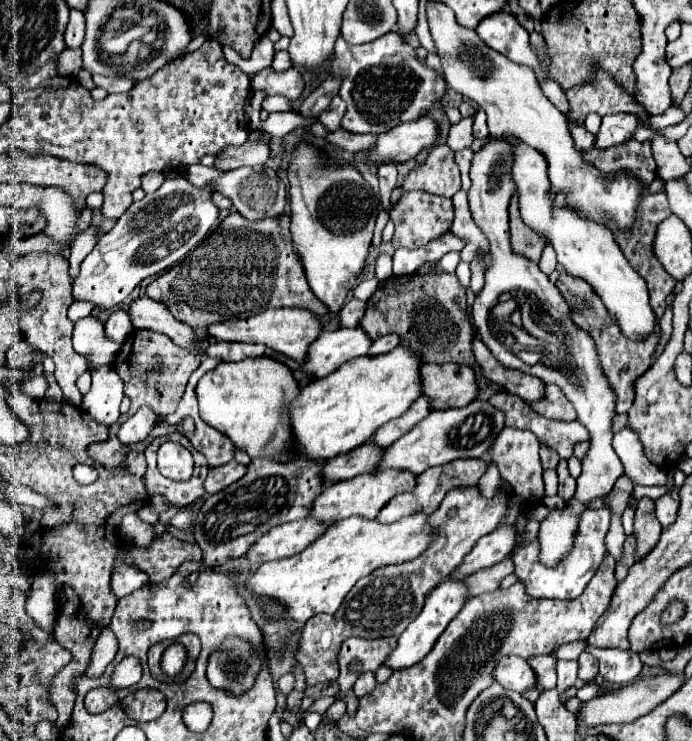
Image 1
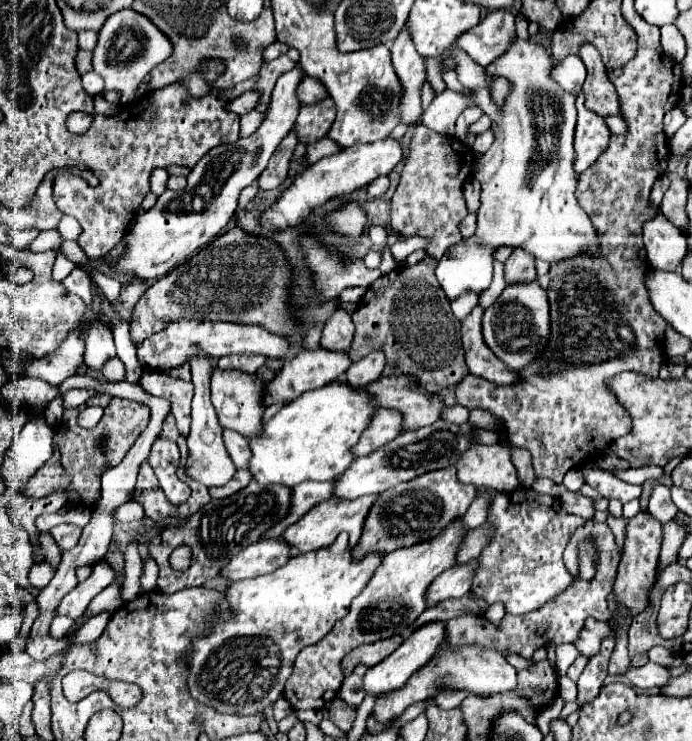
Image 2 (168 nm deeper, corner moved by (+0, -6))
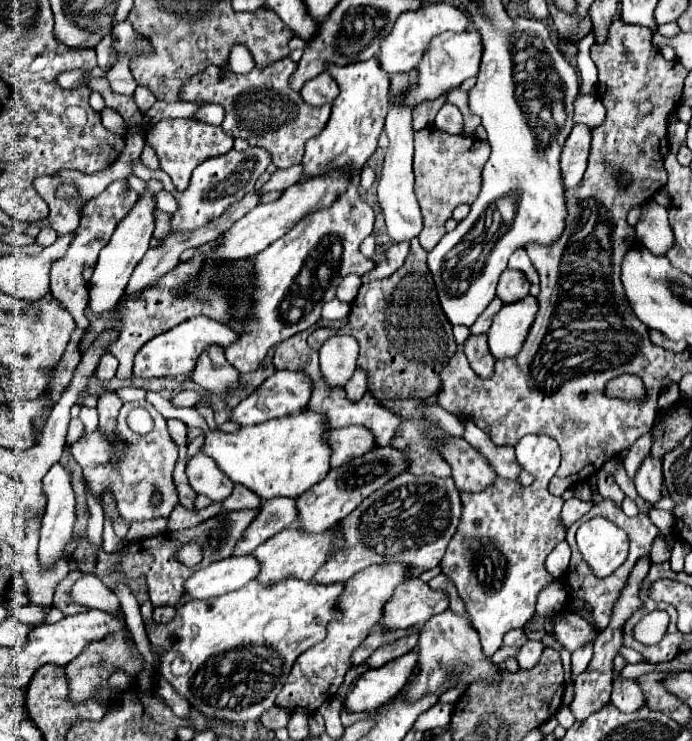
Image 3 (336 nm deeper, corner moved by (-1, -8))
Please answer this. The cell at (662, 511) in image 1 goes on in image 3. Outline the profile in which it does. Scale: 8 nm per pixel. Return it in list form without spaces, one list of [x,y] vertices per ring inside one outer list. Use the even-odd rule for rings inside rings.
[[[647,455],[635,477],[633,477],[633,483],[637,487],[637,493],[639,497],[643,497],[645,501],[649,503],[657,503],[661,499],[661,483],[663,483],[663,475],[661,475],[661,459],[657,459],[655,455]]]

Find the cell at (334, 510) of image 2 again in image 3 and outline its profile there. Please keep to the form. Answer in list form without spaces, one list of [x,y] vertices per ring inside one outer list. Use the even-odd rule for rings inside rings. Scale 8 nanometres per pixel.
[[[289,527],[277,535],[273,535],[273,539],[265,541],[261,547],[257,547],[249,553],[261,565],[259,575],[255,579],[261,585],[275,585],[285,579],[309,581],[317,573],[317,567],[321,567],[321,563],[325,561],[325,555],[329,553],[329,547],[333,547],[335,541],[337,541],[335,527],[321,535],[301,535],[301,531],[297,531],[297,527]]]

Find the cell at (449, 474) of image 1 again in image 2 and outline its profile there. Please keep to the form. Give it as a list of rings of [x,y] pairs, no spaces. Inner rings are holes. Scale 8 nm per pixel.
[[[456,467],[436,469],[432,473],[424,473],[424,477],[416,477],[416,481],[400,483],[396,489],[388,489],[380,493],[372,513],[368,513],[368,521],[364,523],[364,533],[360,543],[354,547],[354,557],[362,557],[370,551],[390,553],[404,545],[414,545],[434,537],[448,525],[448,521],[462,517],[470,503],[476,497],[476,485],[462,483],[456,477]]]

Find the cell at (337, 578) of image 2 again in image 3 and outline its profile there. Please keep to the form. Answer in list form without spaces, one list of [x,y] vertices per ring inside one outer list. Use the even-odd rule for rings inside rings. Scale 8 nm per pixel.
[[[289,579],[289,583],[277,583],[277,587],[261,587],[257,581],[251,581],[245,587],[225,593],[217,599],[207,599],[201,603],[189,601],[179,605],[177,615],[165,625],[153,621],[151,603],[141,607],[141,615],[147,637],[161,655],[159,675],[163,675],[177,693],[187,697],[187,701],[205,717],[227,721],[259,721],[261,713],[273,707],[273,699],[285,685],[295,659],[325,637],[325,627],[331,619],[341,617],[335,609],[337,595],[341,595],[341,585],[337,583],[329,587],[313,587],[309,581],[301,583],[299,579]]]

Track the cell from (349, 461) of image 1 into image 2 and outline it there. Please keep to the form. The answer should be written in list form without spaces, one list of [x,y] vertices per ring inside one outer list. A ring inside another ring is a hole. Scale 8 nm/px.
[[[332,479],[332,481],[304,481],[296,487],[292,487],[292,513],[280,525],[274,525],[264,537],[282,535],[284,529],[288,525],[296,523],[308,509],[326,501],[332,495],[334,485],[336,485],[336,479]]]

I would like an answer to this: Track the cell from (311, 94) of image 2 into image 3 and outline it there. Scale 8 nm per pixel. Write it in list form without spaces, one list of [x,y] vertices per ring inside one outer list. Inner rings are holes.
[[[321,73],[313,79],[309,79],[301,87],[301,97],[305,99],[305,103],[315,105],[315,107],[325,105],[325,103],[333,103],[333,99],[337,95],[339,95],[339,87],[329,73]]]

